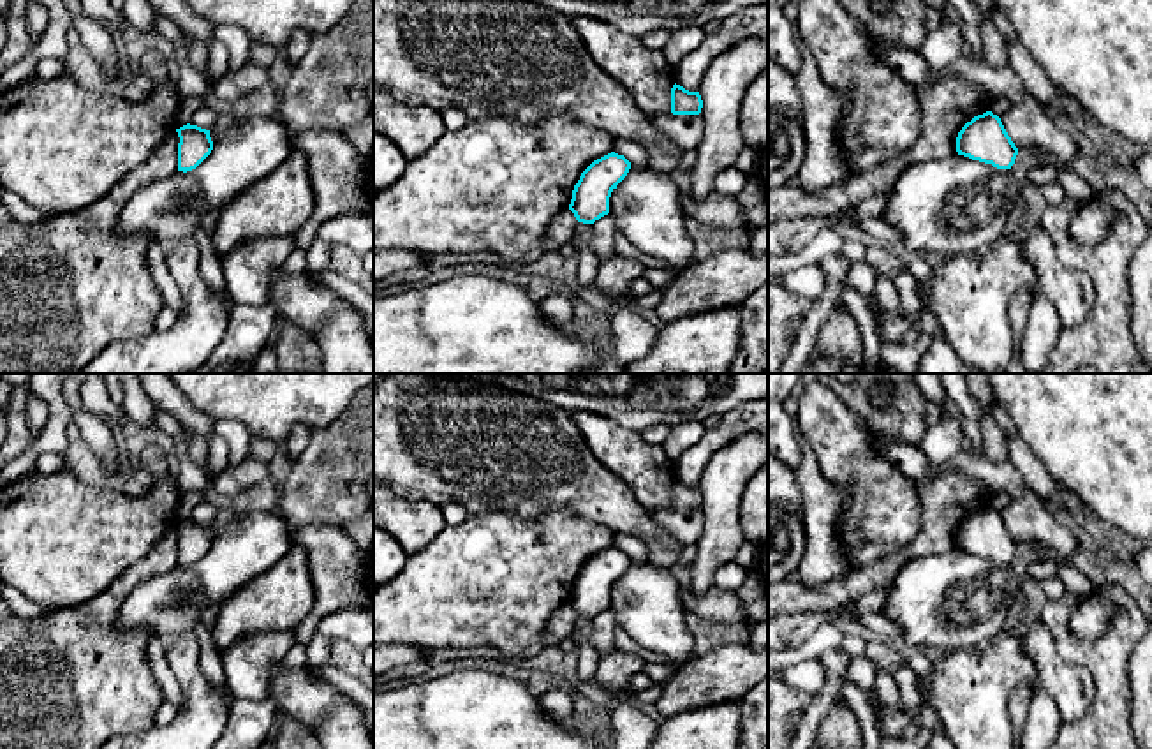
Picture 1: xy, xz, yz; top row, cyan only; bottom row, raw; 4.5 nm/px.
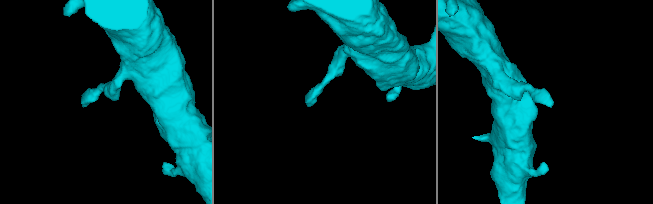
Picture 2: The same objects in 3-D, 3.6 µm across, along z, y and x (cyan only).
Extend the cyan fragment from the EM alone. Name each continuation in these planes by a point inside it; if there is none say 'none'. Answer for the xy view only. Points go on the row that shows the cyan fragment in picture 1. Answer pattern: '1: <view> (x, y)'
none

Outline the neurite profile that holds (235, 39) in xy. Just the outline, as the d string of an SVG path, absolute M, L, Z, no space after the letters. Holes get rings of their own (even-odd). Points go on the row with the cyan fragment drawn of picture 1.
M217 25L215 37L225 46L229 69L238 70L248 63L250 37L236 25Z

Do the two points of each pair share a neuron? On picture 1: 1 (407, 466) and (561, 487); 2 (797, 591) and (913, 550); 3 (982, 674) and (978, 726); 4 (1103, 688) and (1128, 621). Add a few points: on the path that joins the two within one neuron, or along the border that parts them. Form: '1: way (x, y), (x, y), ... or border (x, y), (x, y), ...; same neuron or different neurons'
1: way (446, 466), (522, 466); same neuron
2: way (825, 594), (844, 591), (885, 570); same neuron
3: way (978, 686), (978, 714); same neuron
4: way (1107, 672), (1107, 656), (1121, 637); same neuron

